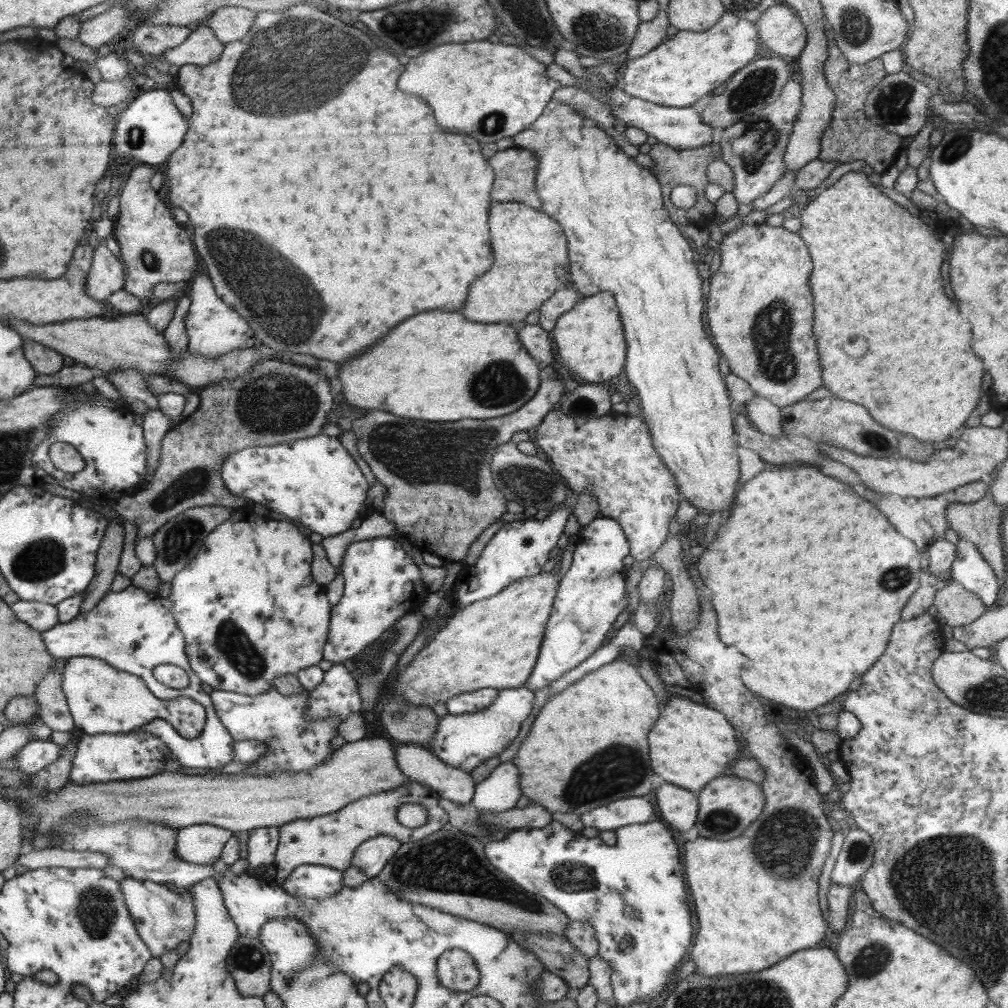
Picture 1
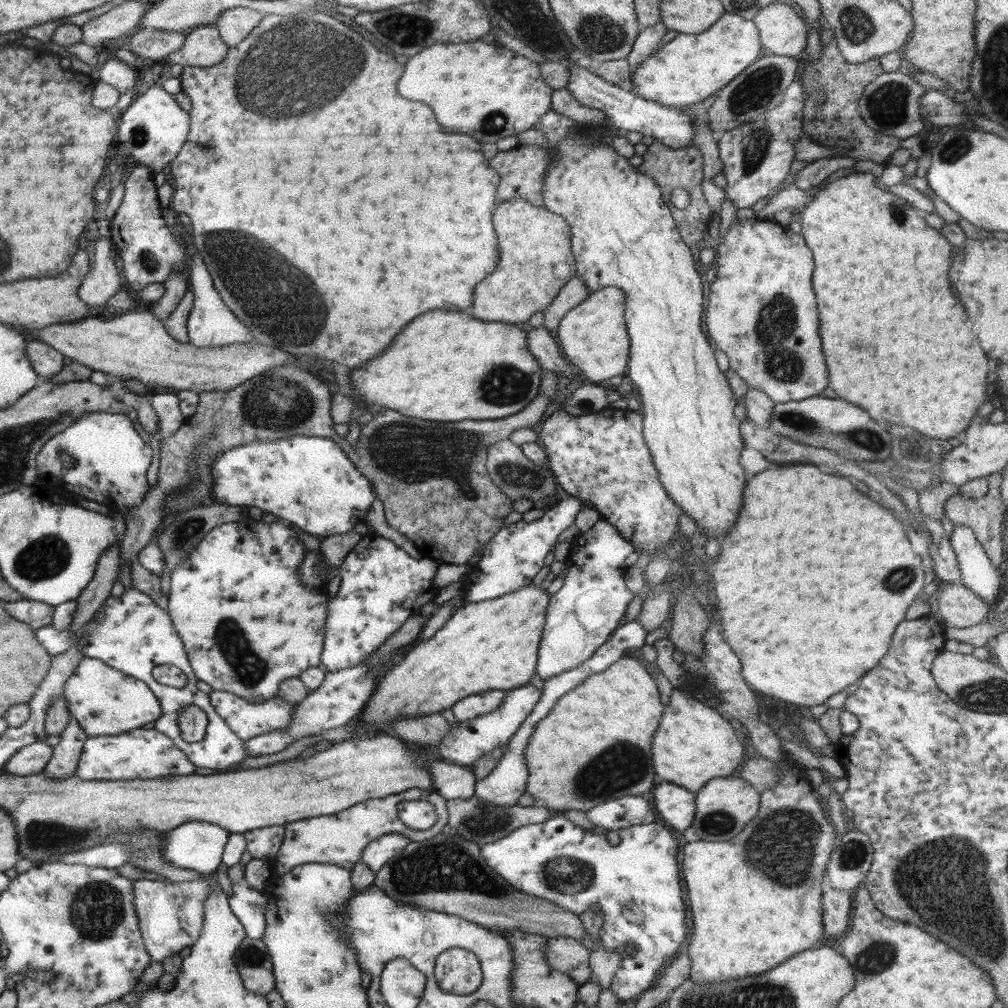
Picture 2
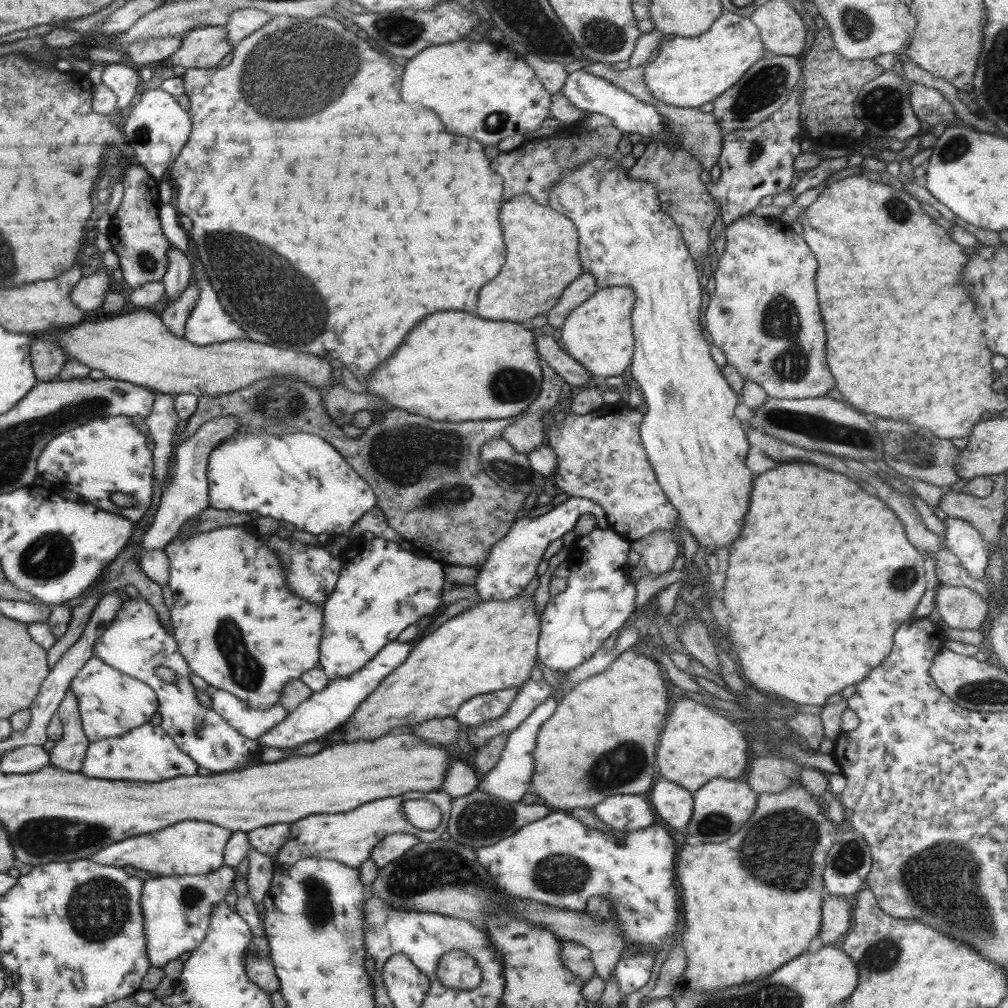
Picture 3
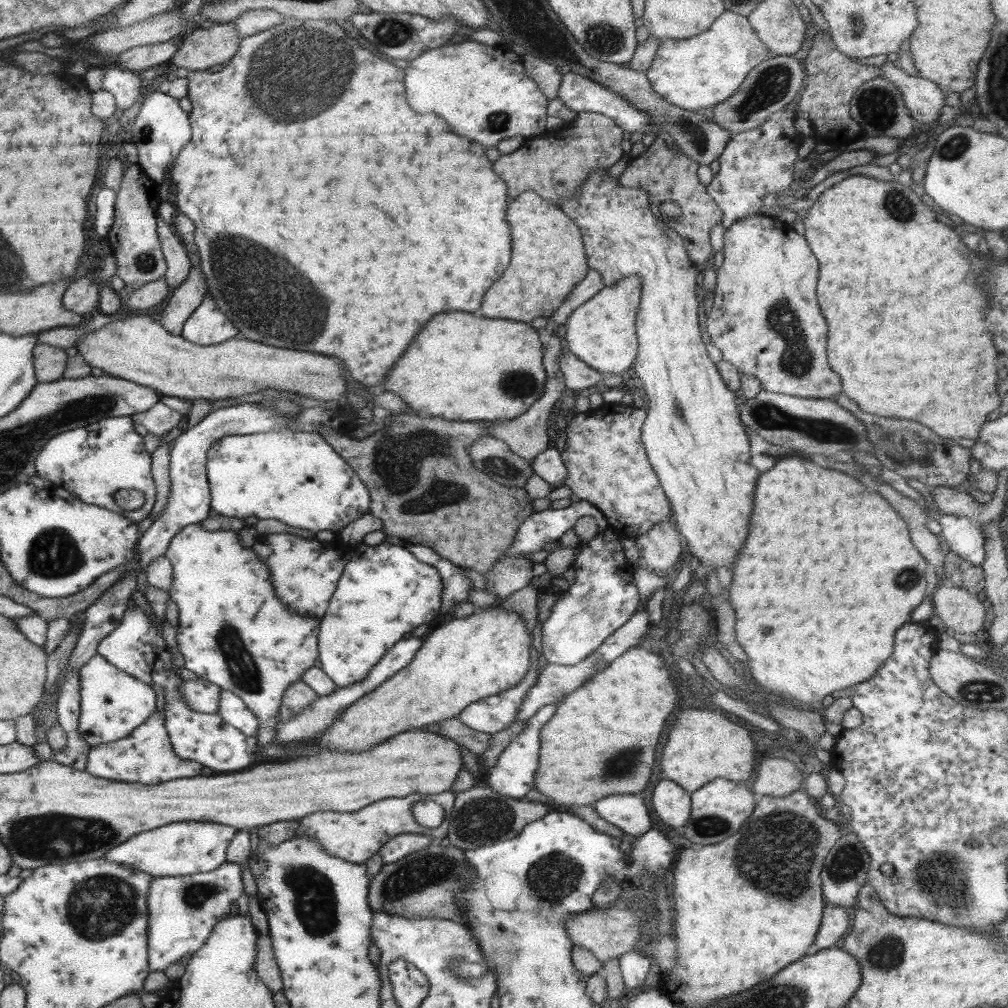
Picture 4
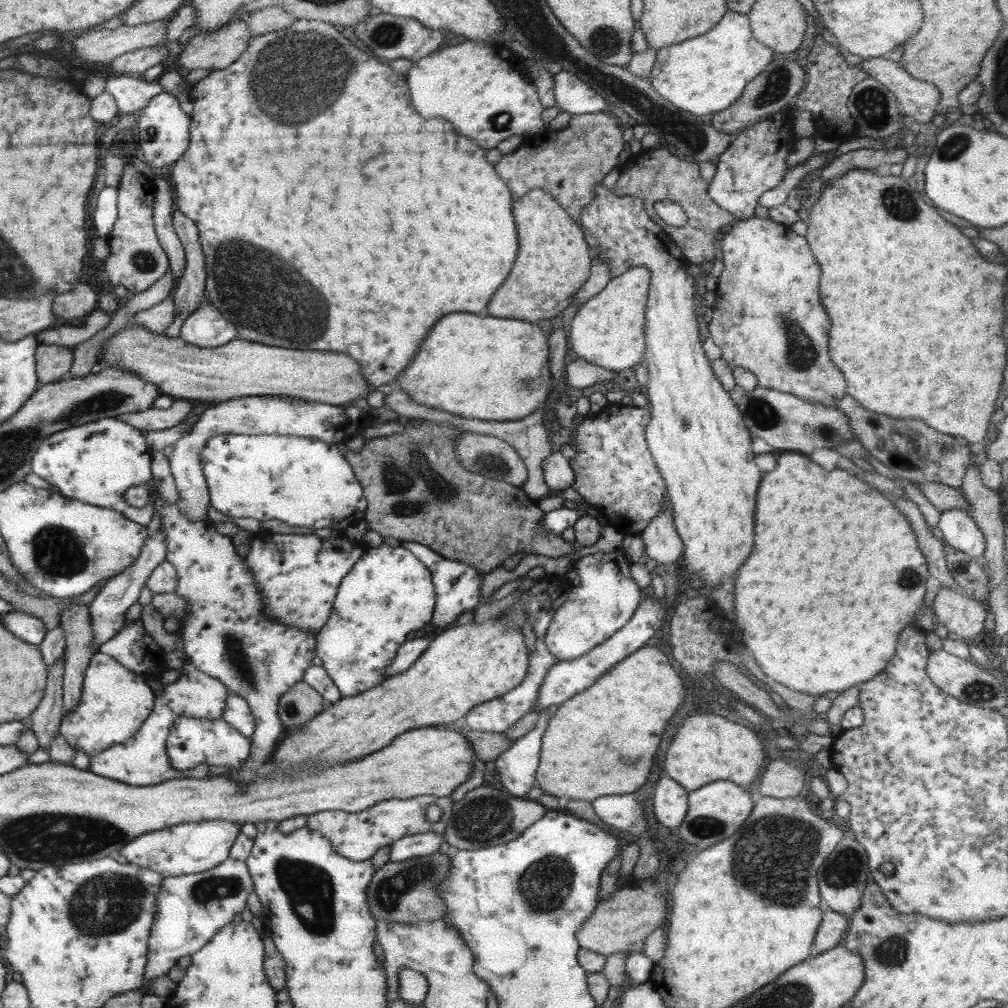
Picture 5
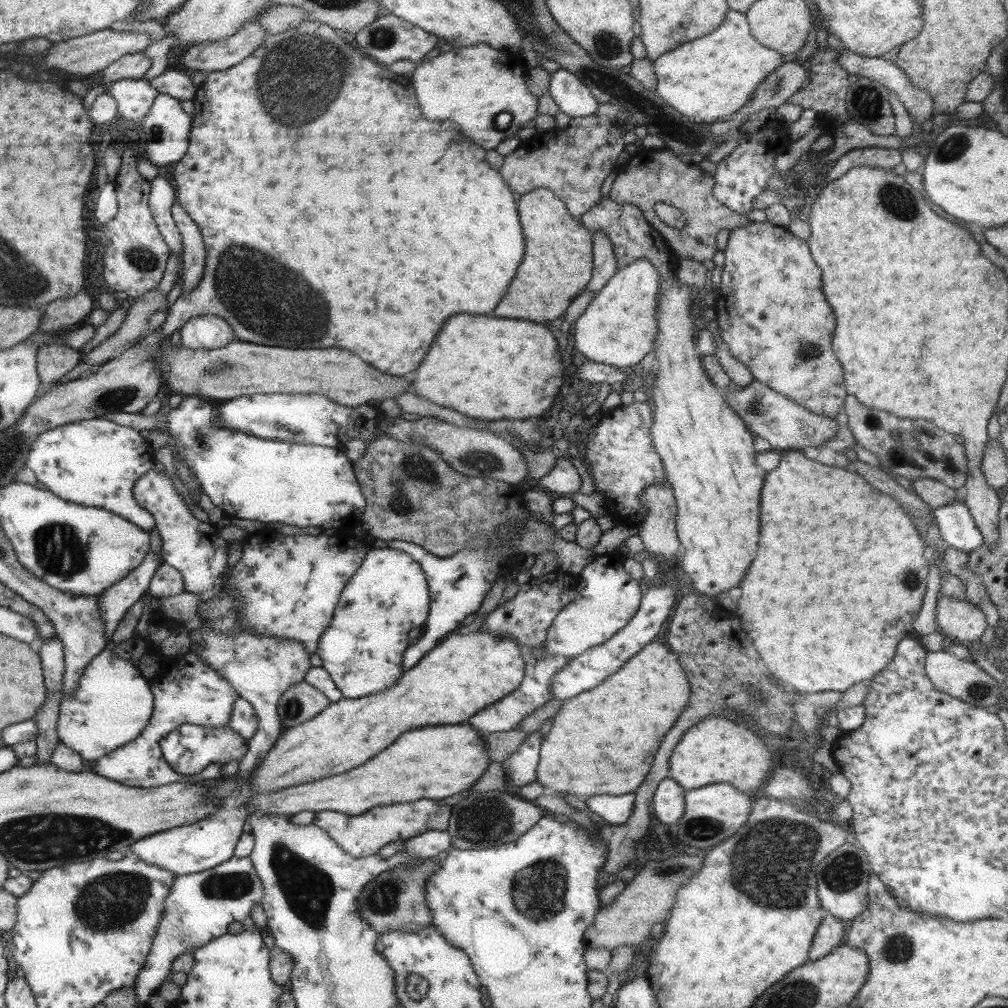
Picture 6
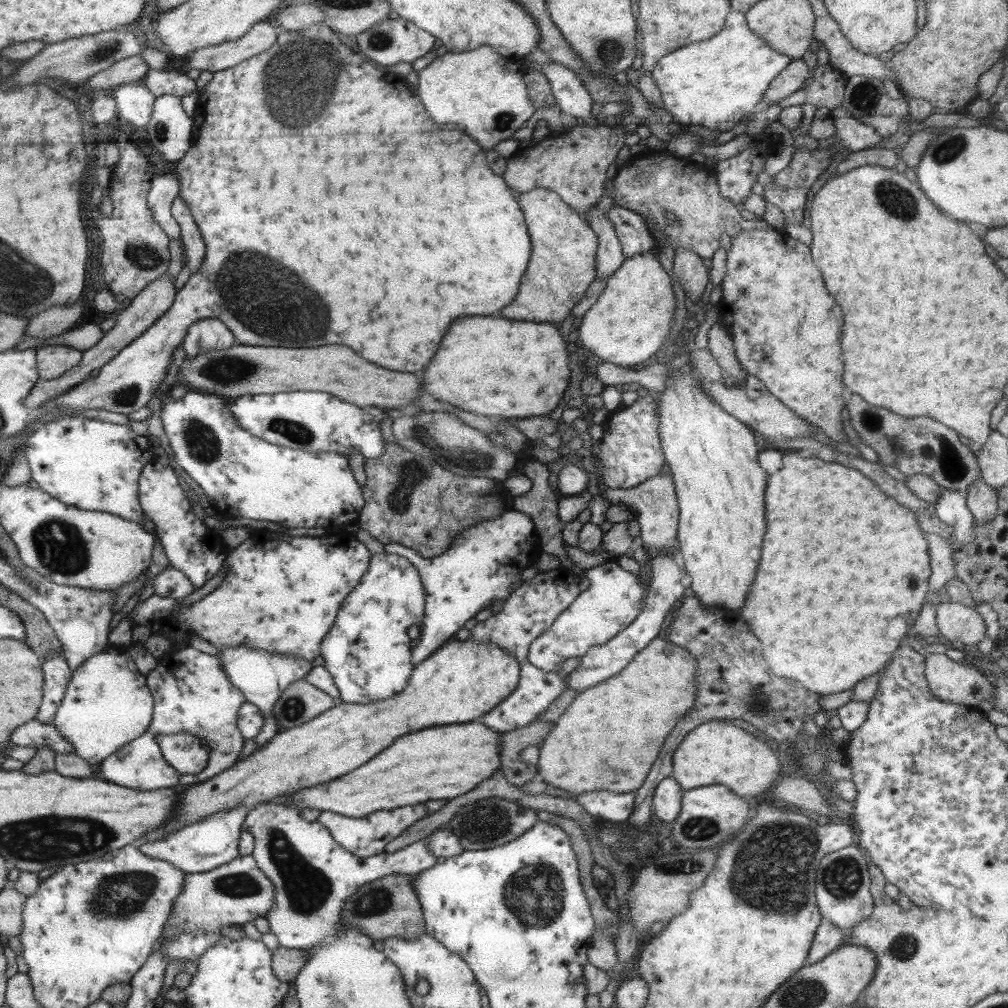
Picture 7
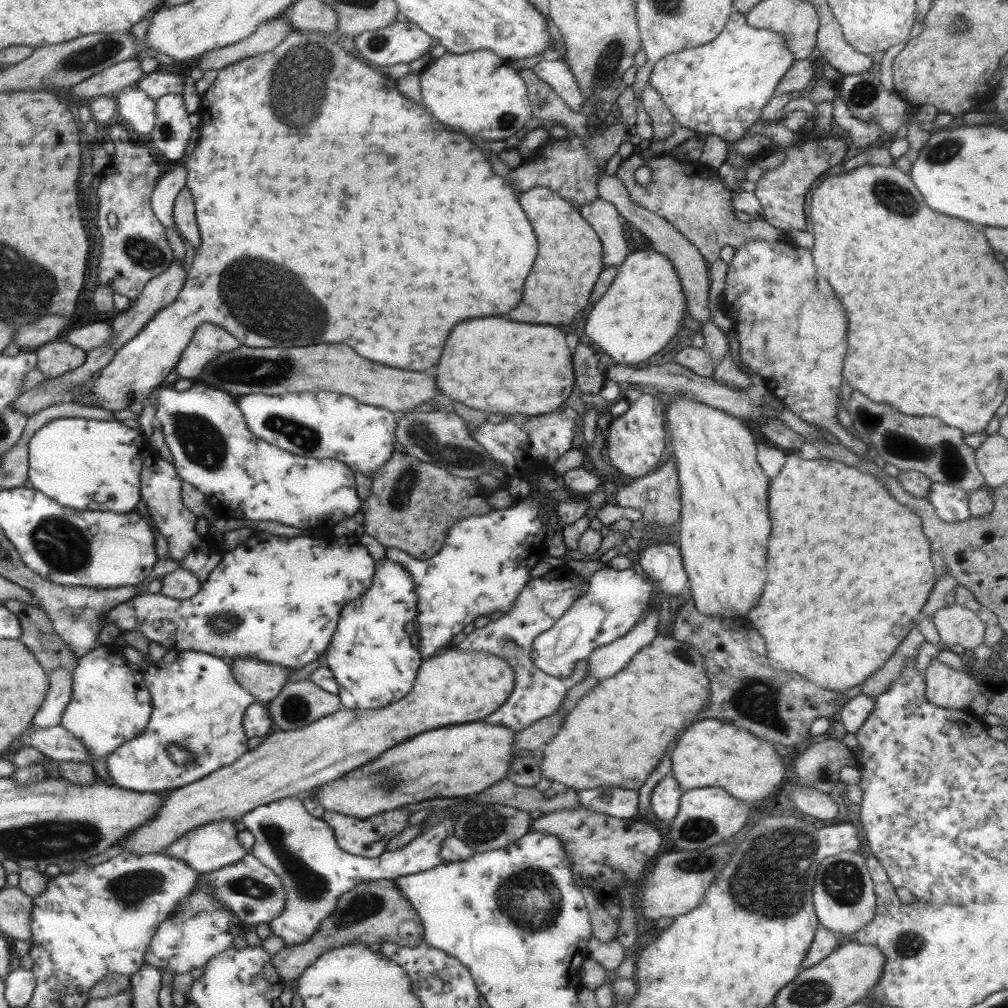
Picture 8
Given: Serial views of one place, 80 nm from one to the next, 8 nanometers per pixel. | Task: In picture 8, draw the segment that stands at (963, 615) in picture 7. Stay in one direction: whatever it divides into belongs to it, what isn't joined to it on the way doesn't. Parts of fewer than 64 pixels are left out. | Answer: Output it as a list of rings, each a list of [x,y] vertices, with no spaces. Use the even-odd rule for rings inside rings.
[[[954,603],[937,610],[932,617],[943,647],[960,645],[972,651],[984,642],[985,623],[973,610]]]

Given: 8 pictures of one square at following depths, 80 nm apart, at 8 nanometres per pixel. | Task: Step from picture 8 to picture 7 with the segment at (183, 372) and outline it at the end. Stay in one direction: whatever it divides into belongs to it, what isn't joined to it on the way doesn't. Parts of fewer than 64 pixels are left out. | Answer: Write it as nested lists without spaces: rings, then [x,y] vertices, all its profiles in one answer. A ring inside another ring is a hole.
[[[202,318],[188,327],[181,346],[192,357],[209,350],[232,348],[235,343],[232,331],[221,320]]]

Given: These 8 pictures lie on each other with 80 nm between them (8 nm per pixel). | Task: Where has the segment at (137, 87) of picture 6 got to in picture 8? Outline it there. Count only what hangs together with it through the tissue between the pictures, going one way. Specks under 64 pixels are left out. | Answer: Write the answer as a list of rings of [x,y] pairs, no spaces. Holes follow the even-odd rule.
[[[134,86],[127,87],[115,97],[117,116],[124,122],[130,122],[138,134],[151,134],[156,113],[155,101],[145,92]]]

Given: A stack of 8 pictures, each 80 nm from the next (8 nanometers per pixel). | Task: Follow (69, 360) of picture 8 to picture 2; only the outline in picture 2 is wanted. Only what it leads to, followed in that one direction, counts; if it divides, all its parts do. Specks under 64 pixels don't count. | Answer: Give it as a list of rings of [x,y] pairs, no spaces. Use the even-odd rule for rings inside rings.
[[[27,341],[27,355],[34,369],[40,376],[41,381],[58,374],[66,364],[66,357],[49,344],[42,341]]]

